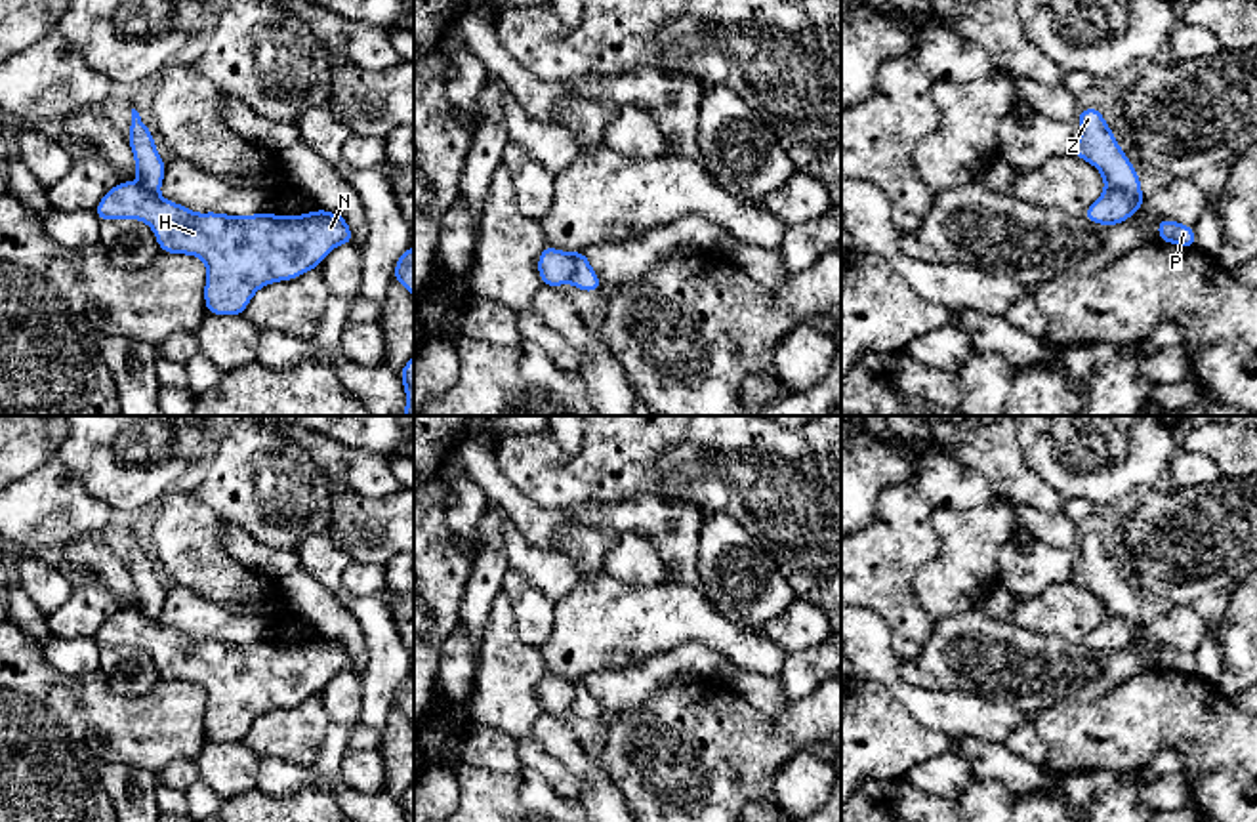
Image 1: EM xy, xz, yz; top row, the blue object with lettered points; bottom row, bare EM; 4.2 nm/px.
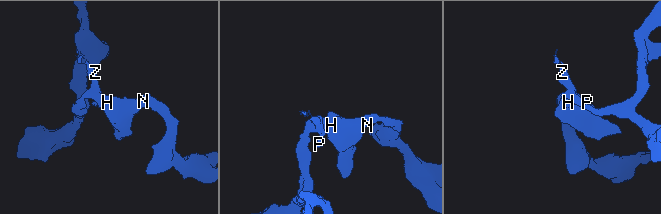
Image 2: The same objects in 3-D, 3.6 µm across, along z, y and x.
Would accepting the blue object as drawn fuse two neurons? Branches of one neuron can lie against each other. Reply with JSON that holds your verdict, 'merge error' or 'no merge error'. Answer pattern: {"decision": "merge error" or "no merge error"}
{"decision": "merge error"}

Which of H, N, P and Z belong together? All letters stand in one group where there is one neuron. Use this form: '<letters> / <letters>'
H N / P Z

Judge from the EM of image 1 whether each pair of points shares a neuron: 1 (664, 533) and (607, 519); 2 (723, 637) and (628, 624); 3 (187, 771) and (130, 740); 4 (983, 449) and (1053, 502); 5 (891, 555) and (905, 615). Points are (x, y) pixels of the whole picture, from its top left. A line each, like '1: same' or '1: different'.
1: same
2: same
3: different
4: same
5: same

